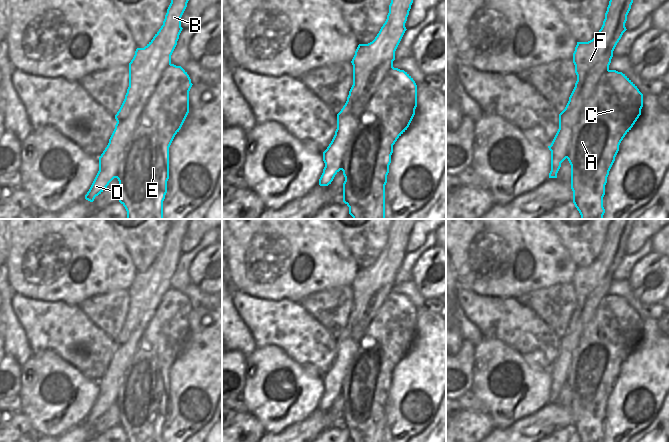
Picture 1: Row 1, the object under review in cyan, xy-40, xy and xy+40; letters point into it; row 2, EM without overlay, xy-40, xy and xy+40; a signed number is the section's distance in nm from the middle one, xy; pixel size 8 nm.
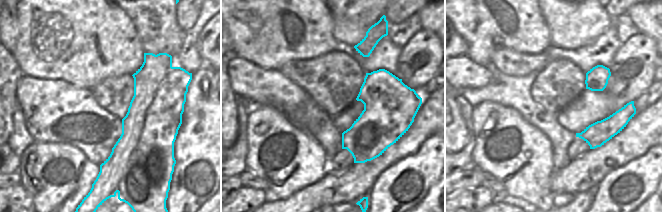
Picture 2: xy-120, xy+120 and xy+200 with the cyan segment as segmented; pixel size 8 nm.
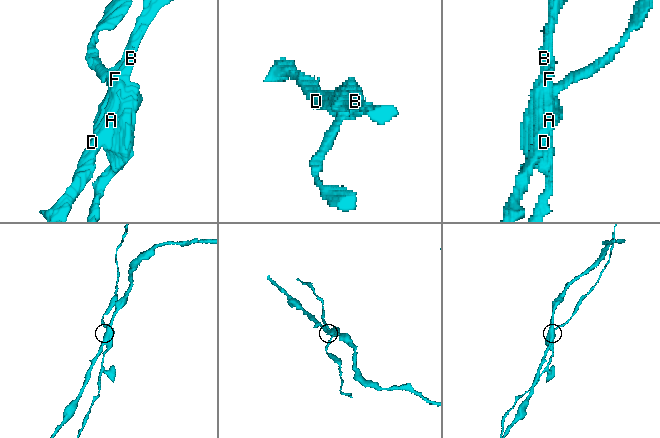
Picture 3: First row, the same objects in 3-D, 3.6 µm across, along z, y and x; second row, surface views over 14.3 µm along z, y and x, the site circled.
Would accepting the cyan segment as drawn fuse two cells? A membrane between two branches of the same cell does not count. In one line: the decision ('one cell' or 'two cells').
two cells

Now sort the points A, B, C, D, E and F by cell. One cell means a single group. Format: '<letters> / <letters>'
A C E / B D F

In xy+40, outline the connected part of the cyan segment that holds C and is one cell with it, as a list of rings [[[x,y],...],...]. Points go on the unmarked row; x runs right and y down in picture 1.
[[[608,294],[599,303],[573,351],[567,383],[571,389],[573,427],[581,443],[603,443],[603,421],[609,395],[619,369],[631,354],[643,331],[643,318],[622,296]]]

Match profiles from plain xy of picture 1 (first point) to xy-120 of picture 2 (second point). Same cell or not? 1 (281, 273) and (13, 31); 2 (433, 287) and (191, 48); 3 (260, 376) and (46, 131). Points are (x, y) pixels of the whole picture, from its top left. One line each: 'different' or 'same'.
1: different
2: different
3: different

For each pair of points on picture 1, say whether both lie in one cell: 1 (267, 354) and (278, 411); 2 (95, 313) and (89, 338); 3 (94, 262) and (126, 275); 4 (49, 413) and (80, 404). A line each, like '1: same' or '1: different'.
1: same
2: different
3: same
4: same

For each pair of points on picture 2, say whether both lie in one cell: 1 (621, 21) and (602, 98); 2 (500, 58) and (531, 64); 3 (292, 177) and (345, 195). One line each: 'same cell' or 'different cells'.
1: different cells
2: same cell
3: different cells

